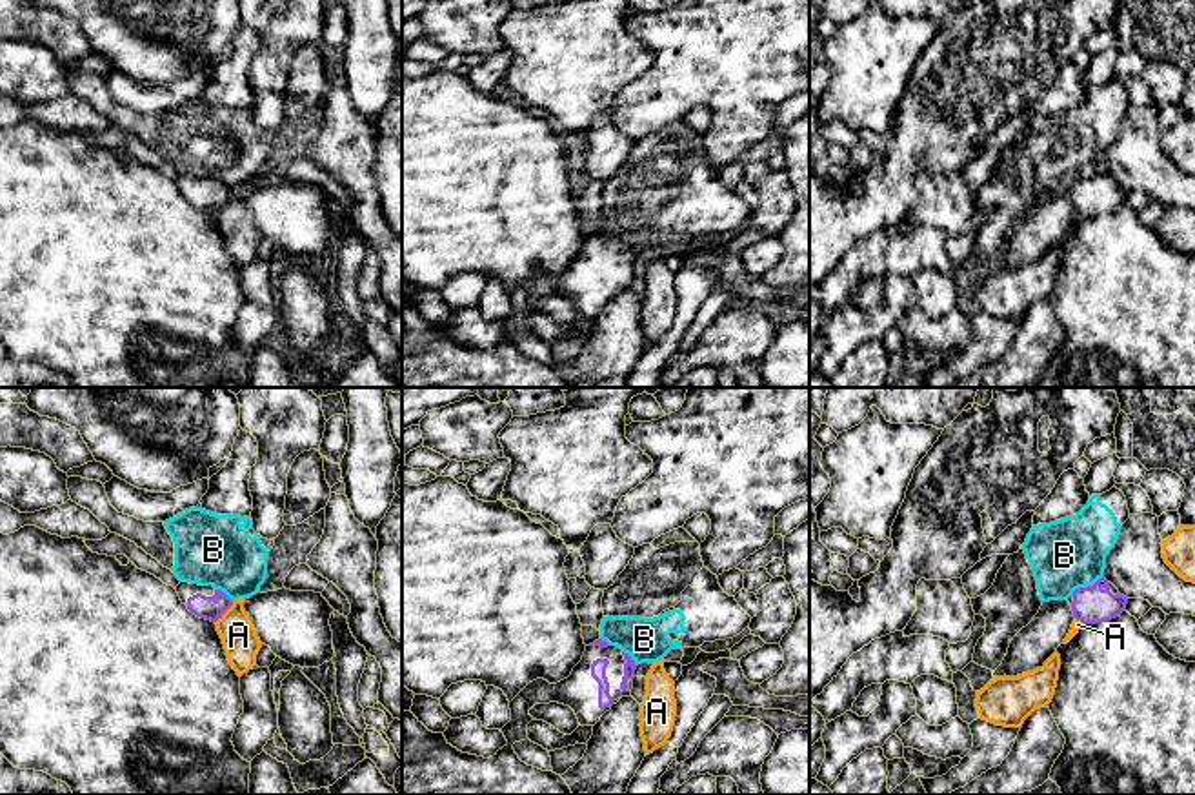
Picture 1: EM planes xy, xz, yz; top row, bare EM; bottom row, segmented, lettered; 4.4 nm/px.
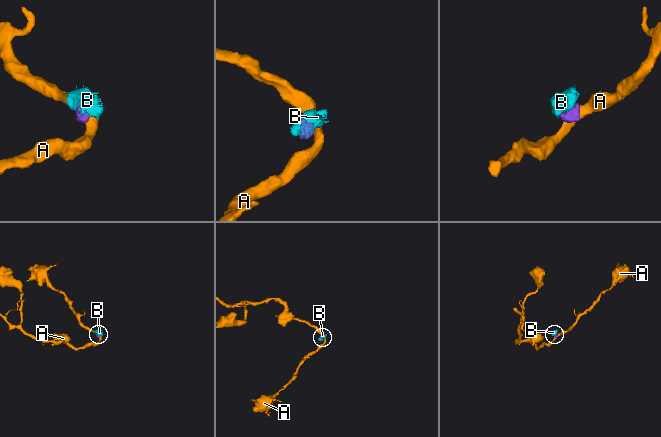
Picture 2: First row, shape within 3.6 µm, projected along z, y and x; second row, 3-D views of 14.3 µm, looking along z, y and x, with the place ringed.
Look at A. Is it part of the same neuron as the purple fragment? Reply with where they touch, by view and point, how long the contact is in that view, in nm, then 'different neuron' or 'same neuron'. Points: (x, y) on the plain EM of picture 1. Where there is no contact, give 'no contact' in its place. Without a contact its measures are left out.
xy (224, 204) | 130 nm | different neuron

